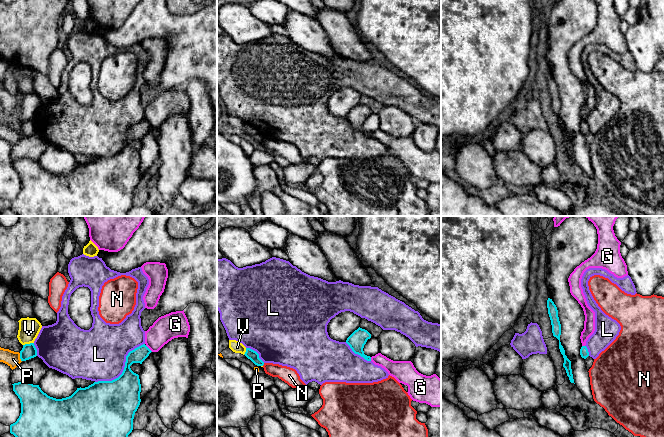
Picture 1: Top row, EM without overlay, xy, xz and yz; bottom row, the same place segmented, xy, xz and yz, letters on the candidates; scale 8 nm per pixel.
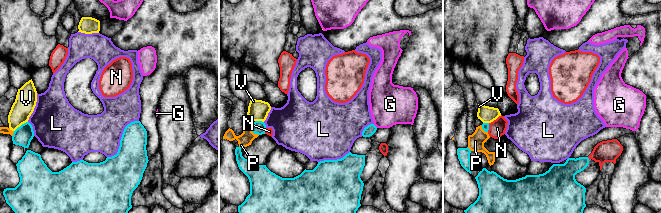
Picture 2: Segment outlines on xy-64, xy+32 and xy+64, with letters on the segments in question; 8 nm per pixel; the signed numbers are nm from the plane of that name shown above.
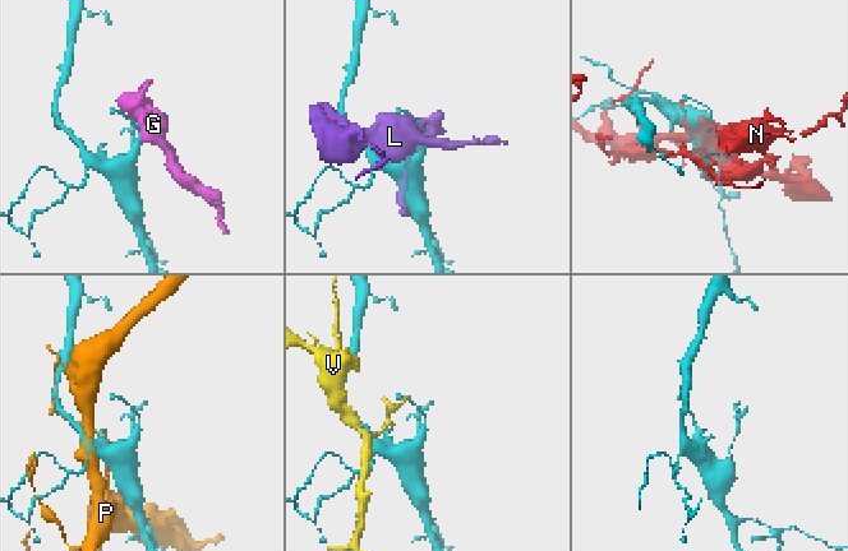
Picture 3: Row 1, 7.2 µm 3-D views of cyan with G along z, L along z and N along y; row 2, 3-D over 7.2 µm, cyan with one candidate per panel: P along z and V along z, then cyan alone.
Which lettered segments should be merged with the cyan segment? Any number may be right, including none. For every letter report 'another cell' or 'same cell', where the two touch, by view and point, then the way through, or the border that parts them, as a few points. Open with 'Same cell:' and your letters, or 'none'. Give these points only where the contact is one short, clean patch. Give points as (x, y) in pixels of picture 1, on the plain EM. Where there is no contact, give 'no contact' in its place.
Same cell: none
G: another cell; contact xy (148, 124); border xy (145, 121), (152, 127)
L: another cell; contact xy (124, 144)
N: another cell; contact xz (263, 140)
P: another cell; contact xy (20, 133)
V: another cell; contact xy (28, 120)

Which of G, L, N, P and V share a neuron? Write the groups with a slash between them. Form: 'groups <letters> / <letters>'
groups G / L / N / P / V

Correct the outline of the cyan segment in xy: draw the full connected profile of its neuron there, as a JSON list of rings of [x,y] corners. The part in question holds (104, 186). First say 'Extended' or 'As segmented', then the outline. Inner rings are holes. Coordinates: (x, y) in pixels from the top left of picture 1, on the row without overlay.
As segmented. [[[145,120],[135,124],[126,132],[124,146],[118,154],[77,164],[71,172],[62,175],[48,172],[39,161],[29,158],[12,160],[20,175],[21,189],[17,197],[10,201],[10,209],[18,216],[128,216],[141,178],[139,151],[130,142],[133,139],[142,140],[151,128]]]

